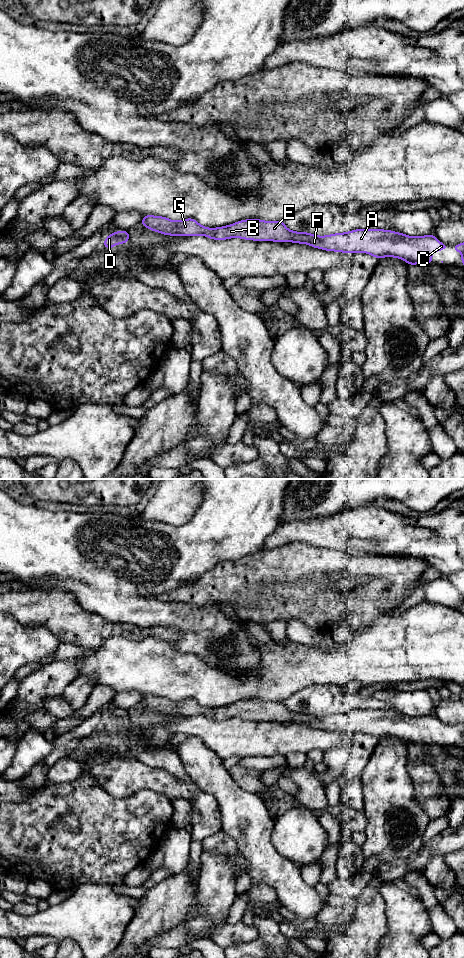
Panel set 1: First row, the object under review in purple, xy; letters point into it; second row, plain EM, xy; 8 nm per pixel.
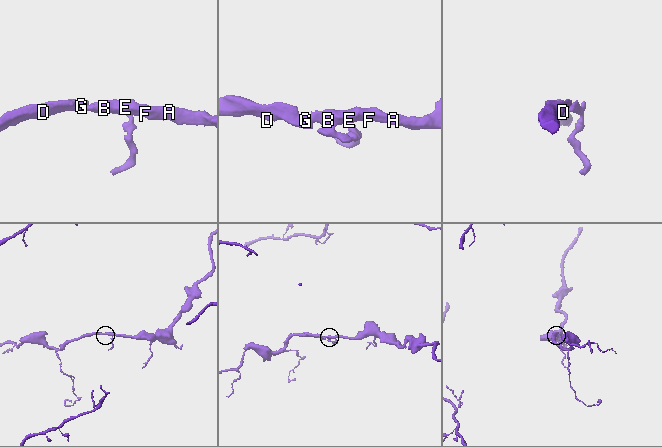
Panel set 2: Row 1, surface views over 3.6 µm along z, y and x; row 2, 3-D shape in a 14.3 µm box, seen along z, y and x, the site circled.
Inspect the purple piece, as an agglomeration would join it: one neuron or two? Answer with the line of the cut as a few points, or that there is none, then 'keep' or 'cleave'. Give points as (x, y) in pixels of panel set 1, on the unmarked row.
cut none; keep

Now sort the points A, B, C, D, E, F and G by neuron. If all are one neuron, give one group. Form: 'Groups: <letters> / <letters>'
Groups: A B C D E F G

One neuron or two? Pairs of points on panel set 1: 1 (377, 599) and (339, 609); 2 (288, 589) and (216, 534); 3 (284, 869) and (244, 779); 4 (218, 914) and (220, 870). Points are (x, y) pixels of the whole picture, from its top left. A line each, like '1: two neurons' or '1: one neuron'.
1: two neurons
2: two neurons
3: two neurons
4: one neuron

